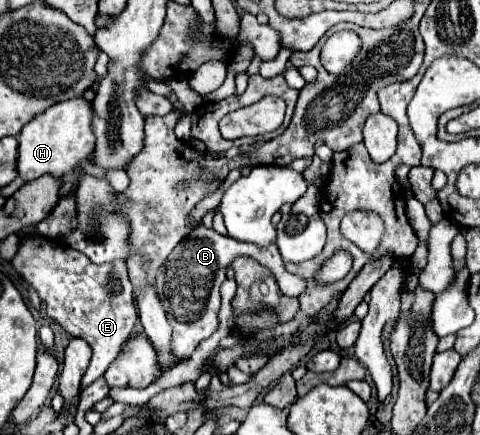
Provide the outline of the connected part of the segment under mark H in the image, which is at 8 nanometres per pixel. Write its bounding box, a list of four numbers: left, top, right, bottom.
[17,97,129,192]

